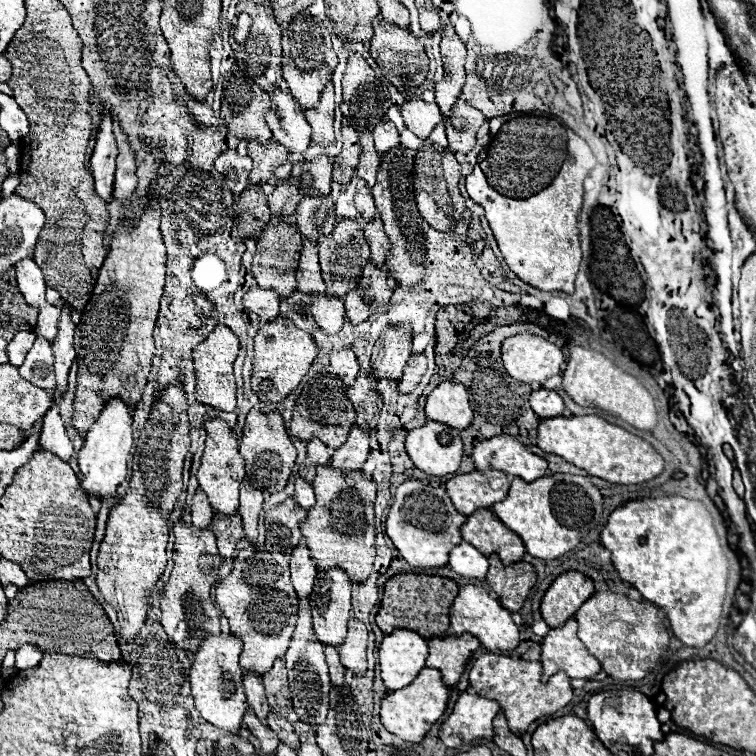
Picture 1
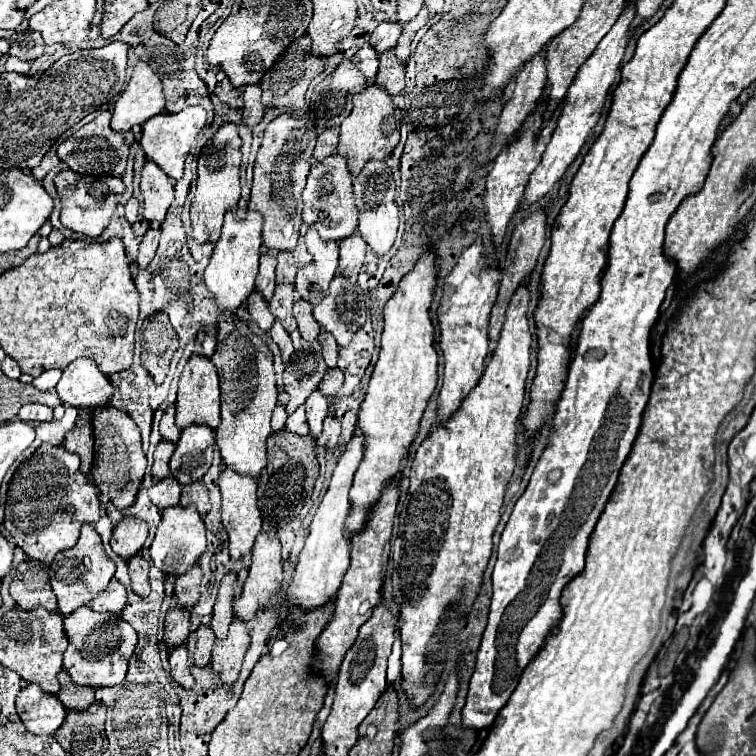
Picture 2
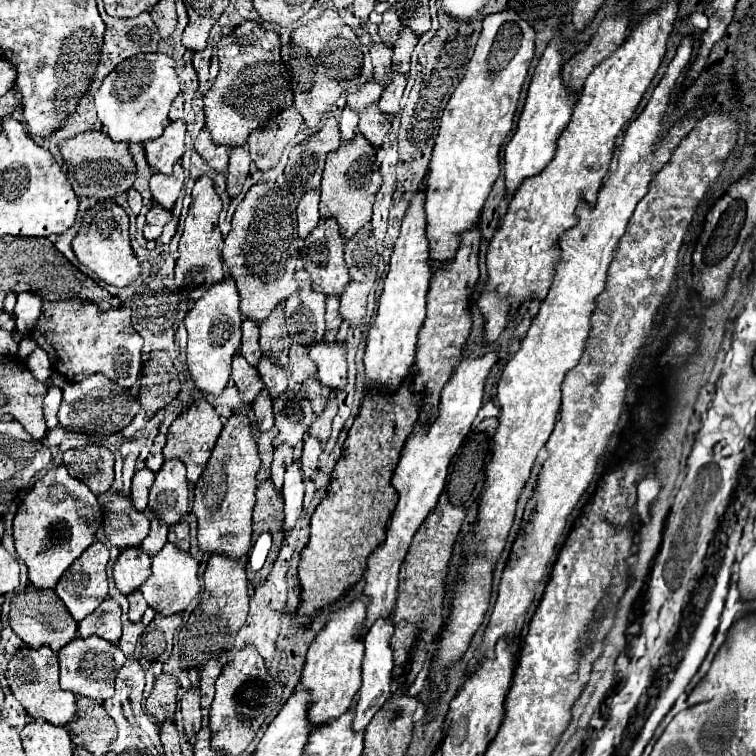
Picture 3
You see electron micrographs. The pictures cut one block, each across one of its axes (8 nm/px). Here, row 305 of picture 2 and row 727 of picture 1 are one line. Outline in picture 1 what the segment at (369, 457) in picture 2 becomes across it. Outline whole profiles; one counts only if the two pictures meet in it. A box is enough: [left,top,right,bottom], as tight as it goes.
[380,668,450,740]

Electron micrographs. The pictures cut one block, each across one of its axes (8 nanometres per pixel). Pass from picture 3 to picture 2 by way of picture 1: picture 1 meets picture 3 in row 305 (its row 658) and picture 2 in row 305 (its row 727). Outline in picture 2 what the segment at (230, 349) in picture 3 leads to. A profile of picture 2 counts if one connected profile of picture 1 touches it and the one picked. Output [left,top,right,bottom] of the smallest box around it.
[204,208,262,316]

